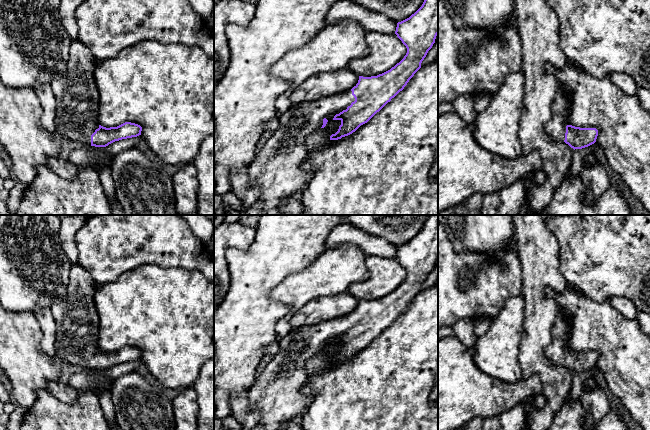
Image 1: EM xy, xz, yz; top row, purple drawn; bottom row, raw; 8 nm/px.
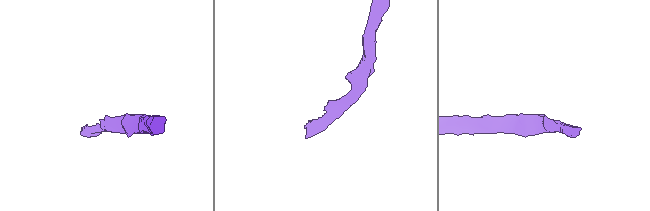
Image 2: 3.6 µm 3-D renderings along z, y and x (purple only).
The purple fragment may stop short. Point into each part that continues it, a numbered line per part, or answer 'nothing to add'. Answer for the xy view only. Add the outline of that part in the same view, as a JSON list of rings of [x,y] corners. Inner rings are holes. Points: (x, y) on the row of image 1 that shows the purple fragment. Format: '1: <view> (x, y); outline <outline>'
1: xy (77, 105); outline [[[77,38],[70,45],[67,70],[54,77],[50,84],[56,100],[56,134],[86,146],[91,146],[91,135],[99,128],[99,99],[94,77],[98,62],[91,50]]]

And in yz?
1: yz (556, 127); outline [[[558,93],[552,104],[552,117],[545,125],[545,129],[550,137],[557,142],[564,142],[566,126],[570,125],[569,118],[569,98]]]

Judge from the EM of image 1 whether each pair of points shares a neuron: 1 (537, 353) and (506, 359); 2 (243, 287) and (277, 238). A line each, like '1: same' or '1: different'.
1: different
2: same

